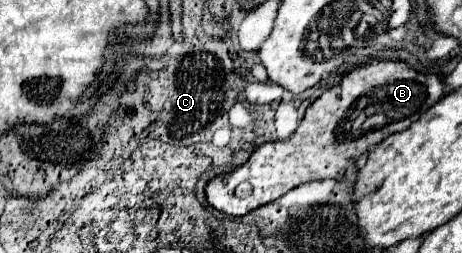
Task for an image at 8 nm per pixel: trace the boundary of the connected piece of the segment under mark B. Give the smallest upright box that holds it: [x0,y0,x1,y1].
[206,59,444,217]

